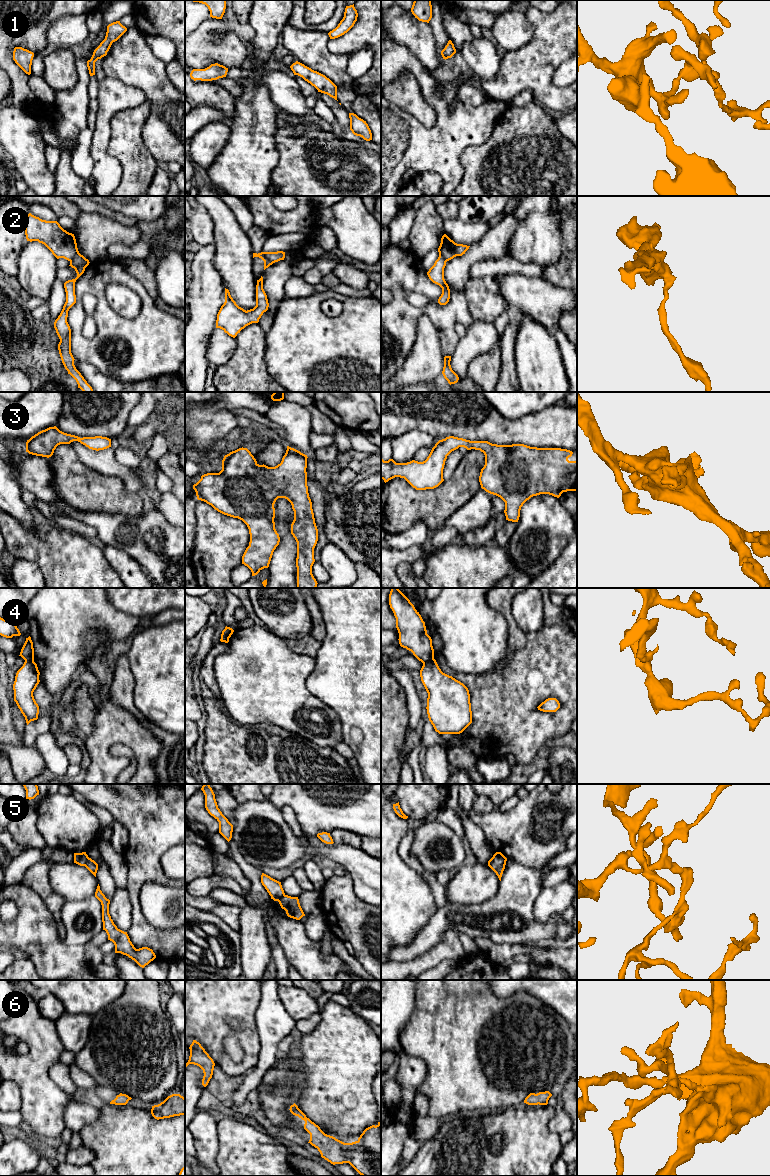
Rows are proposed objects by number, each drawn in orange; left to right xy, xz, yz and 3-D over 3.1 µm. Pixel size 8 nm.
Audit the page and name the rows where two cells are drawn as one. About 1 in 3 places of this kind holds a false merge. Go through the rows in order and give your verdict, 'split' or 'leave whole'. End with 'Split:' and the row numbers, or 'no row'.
1: leave whole
2: split
3: leave whole
4: split
5: split
6: leave whole
Split: 2, 4, 5

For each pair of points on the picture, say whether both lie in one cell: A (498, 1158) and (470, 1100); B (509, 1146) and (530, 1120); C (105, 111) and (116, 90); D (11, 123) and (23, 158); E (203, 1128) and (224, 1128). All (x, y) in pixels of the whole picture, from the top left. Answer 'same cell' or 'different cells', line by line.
A: different cells
B: same cell
C: same cell
D: same cell
E: different cells

